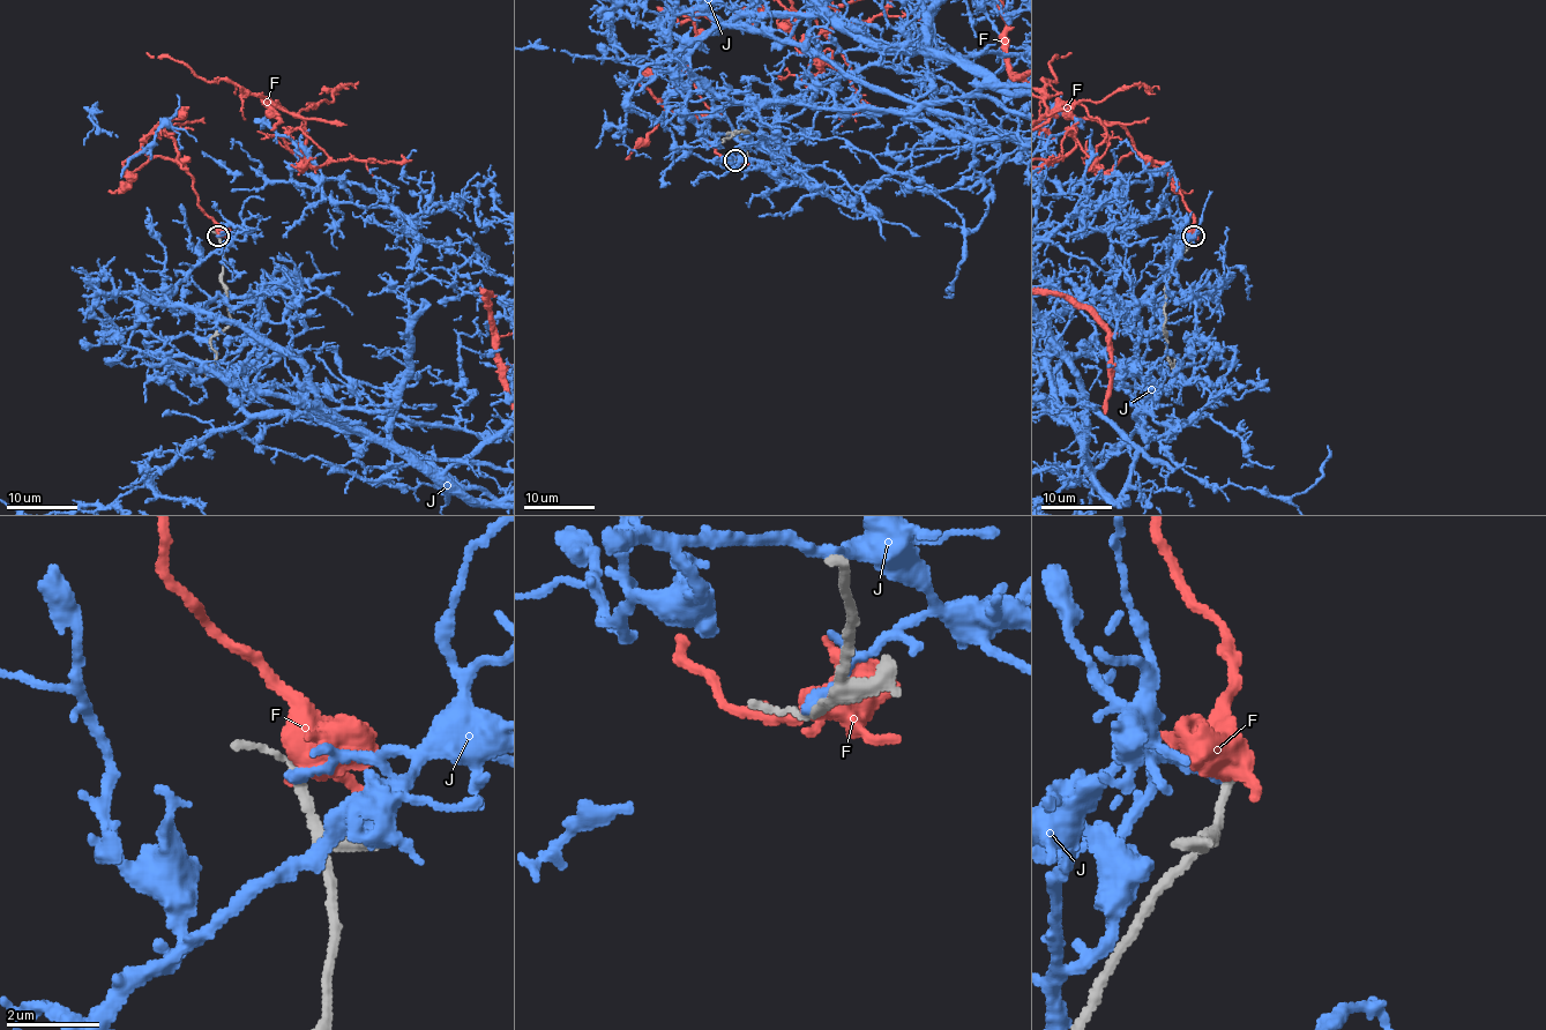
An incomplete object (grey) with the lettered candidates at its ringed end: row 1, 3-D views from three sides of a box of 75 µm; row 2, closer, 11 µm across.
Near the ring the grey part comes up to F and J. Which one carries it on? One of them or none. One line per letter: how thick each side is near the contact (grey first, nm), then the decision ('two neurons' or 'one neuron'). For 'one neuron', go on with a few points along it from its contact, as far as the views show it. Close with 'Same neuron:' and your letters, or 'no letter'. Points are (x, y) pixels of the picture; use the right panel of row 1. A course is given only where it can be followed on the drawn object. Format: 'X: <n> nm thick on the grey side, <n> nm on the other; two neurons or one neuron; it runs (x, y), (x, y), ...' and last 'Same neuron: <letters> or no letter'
F: 140 nm thick on the grey side, 480 nm on the other; two neurons
J: 140 nm thick on the grey side, 220 nm on the other; two neurons
Same neuron: no letter

